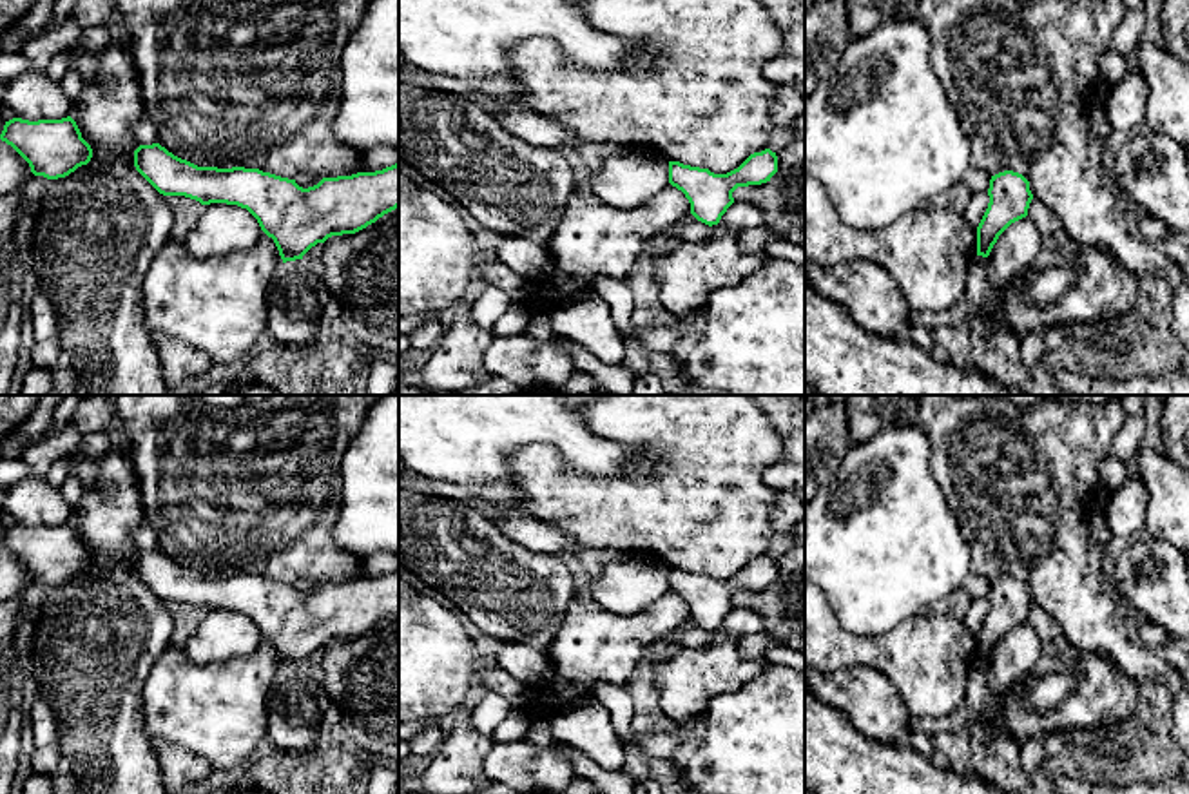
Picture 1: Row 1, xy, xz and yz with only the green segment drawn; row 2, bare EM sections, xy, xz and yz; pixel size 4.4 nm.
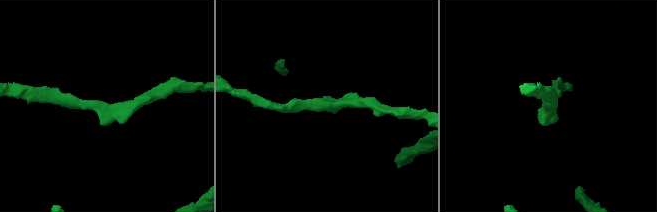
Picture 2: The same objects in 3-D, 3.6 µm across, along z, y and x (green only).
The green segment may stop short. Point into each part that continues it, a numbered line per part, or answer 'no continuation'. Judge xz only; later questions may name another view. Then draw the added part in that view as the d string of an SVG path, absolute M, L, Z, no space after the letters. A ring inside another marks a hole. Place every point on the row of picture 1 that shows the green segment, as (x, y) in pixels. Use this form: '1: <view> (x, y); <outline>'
no continuation

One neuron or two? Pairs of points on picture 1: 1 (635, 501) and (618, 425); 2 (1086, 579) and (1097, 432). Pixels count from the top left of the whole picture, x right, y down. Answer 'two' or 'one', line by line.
1: one
2: one

